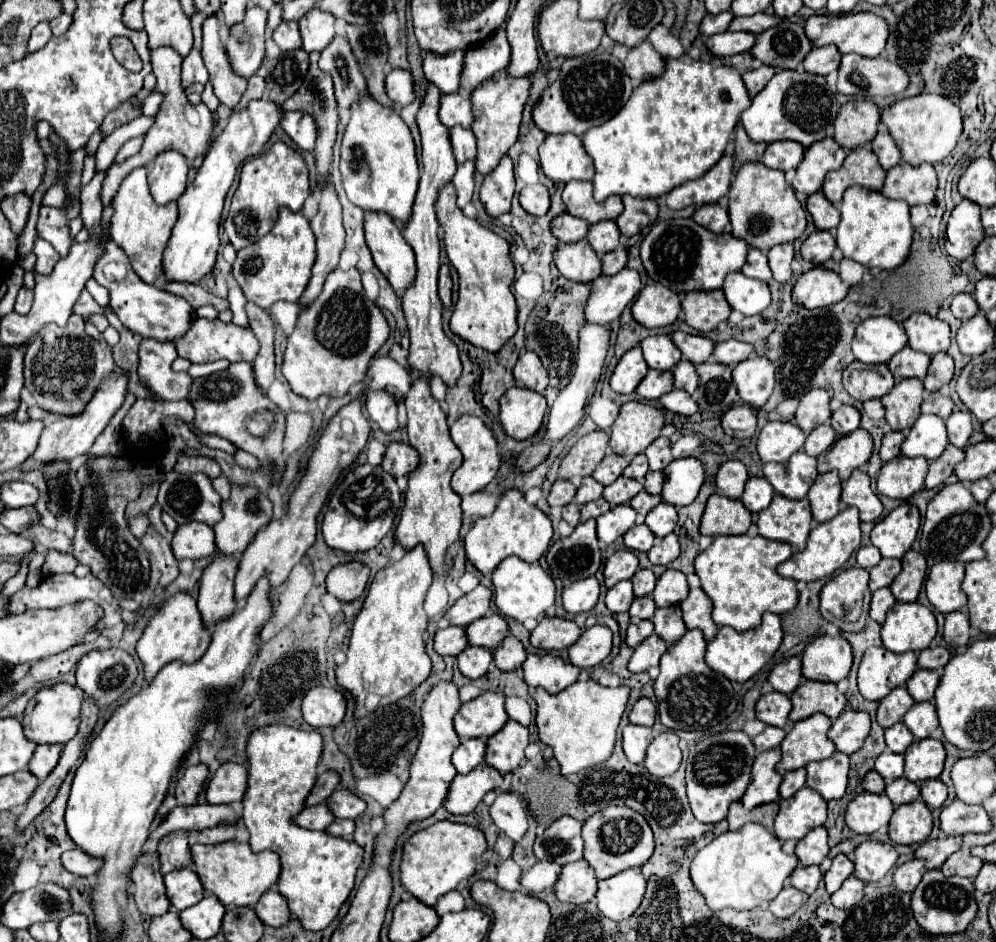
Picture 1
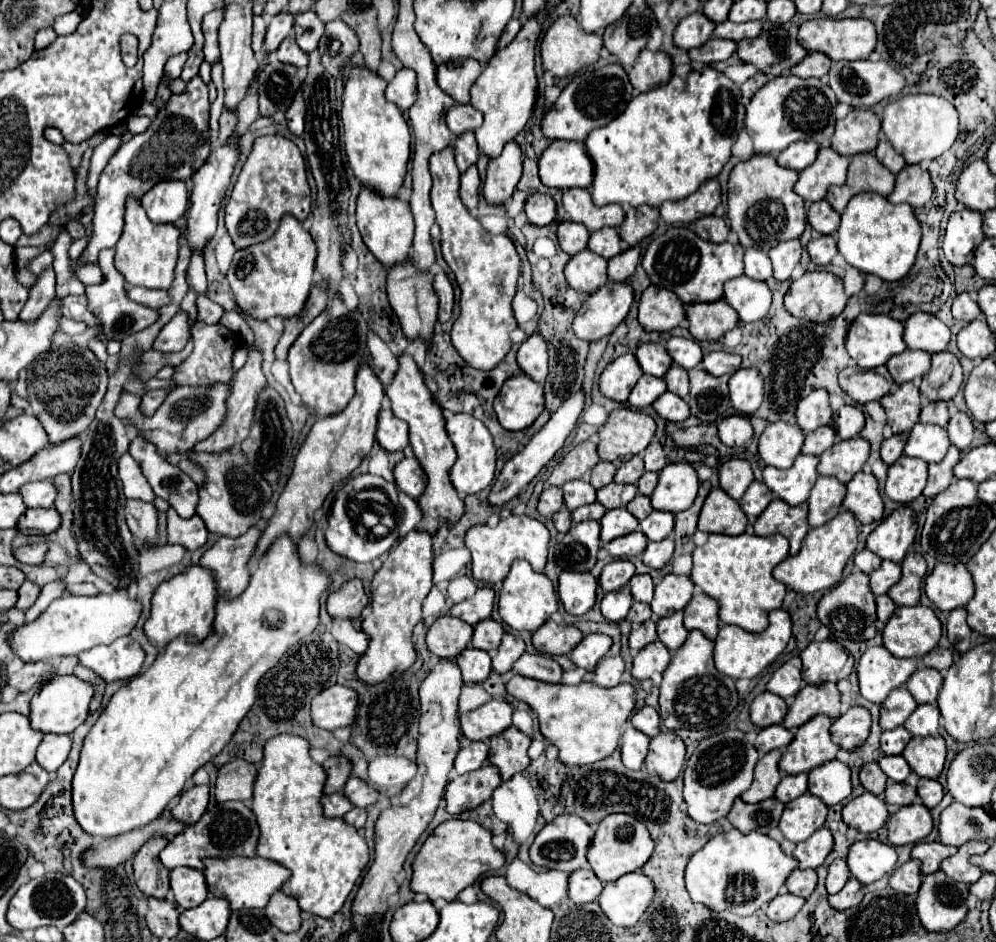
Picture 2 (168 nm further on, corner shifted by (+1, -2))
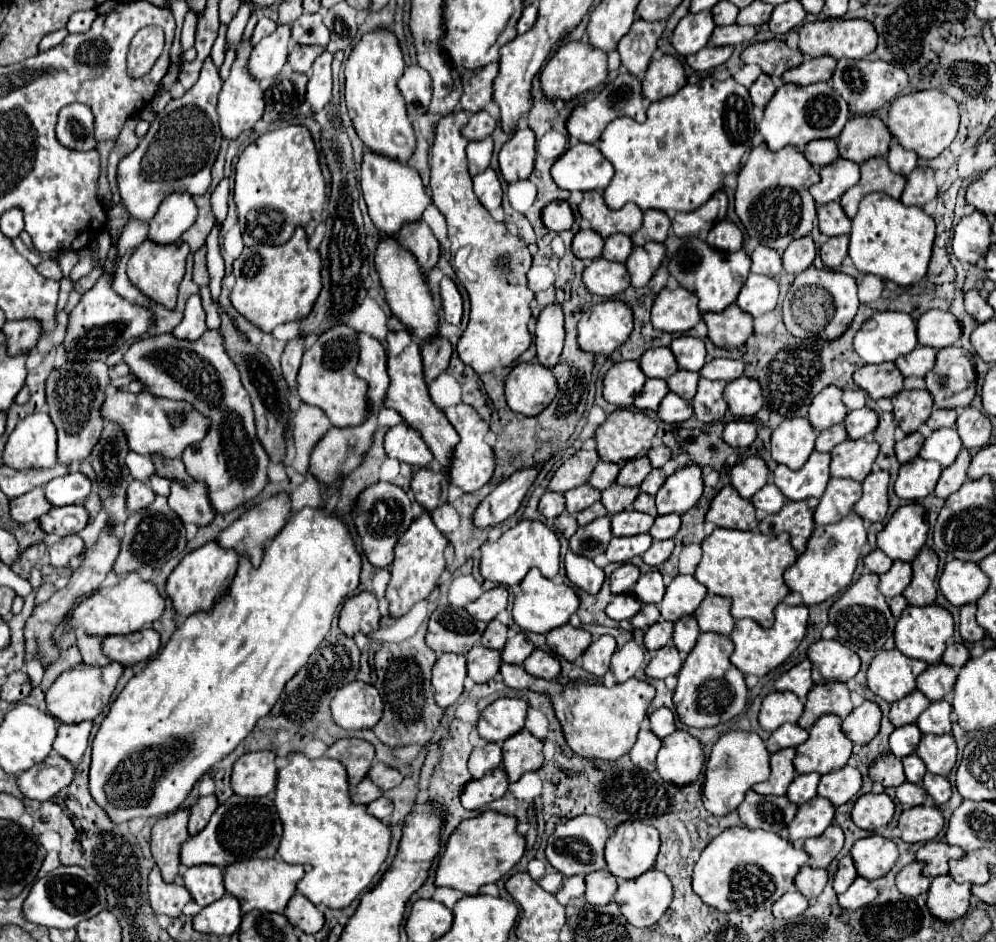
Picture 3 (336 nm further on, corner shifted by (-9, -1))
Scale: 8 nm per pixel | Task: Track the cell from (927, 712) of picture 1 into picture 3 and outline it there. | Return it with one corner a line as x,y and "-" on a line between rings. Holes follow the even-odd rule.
941,699
937,703
931,703
919,715
917,727
921,729
921,733
933,733
933,735
951,733
951,705
949,705
949,701

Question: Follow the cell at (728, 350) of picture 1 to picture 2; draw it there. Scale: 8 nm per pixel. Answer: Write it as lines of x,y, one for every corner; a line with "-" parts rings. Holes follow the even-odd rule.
709,352
703,356
701,368
705,368
713,376
723,376
723,374
733,374
741,366
741,356
729,354
729,352

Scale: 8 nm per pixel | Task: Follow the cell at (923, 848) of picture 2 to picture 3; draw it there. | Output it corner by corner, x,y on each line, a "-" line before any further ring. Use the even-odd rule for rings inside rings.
929,841
917,851
917,861
925,863
923,873
927,877
937,877
947,873
949,859
959,859
965,851
961,847
951,847
943,841

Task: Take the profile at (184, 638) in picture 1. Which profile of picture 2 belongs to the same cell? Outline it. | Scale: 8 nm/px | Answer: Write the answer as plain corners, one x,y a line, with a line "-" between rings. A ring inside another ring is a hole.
193,564
187,566
181,574
165,580
161,586
157,586
153,594
153,606
151,606
151,616
145,622
145,634
149,640
163,650
169,640
177,638
179,634
189,634
195,640
203,640
213,626
215,618
215,594
217,594
217,584
211,574
211,570

